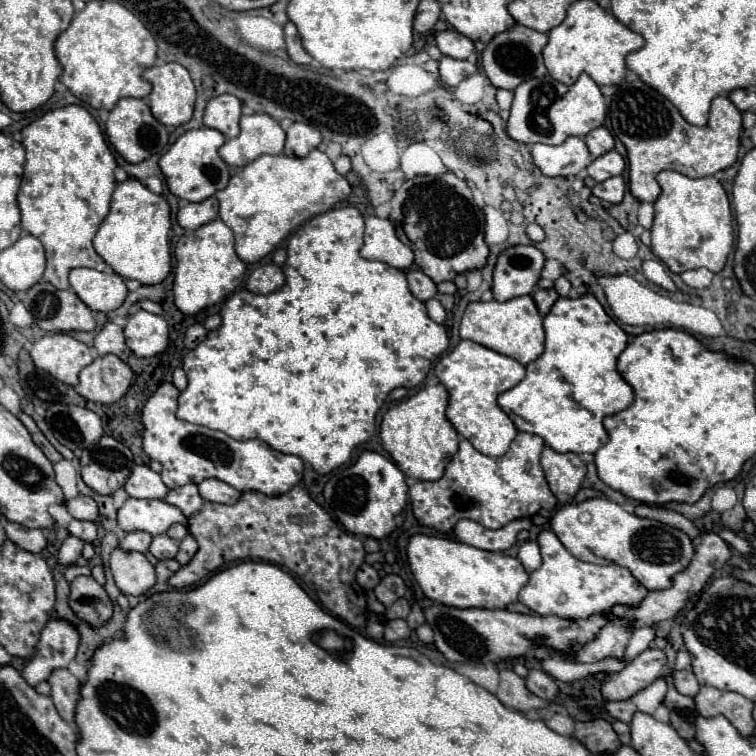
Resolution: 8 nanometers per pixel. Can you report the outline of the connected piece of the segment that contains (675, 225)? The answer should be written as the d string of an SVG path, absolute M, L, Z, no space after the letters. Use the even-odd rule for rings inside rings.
M674 170L656 176L662 194L654 202L656 218L652 224L652 252L676 274L694 268L720 272L734 249L734 228L730 200L714 176L688 178Z

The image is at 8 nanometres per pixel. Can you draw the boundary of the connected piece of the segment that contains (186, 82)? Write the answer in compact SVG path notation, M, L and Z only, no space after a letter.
M168 62L152 66L142 74L142 78L152 82L148 104L158 122L166 126L180 126L192 118L196 88L190 72L182 64Z

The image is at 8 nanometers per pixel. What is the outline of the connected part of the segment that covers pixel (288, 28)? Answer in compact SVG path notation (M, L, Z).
M288 22L284 26L284 34L286 34L286 50L288 50L290 58L296 64L310 64L312 62L312 56L304 50L302 40L300 40L300 34L298 34L298 28L292 22Z

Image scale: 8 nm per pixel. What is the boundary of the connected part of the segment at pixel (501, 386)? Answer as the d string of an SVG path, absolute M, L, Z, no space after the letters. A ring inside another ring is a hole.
M462 340L452 352L440 358L434 370L440 382L450 392L450 404L446 416L454 424L458 434L470 440L470 444L486 456L506 454L518 430L514 422L508 418L508 414L498 406L498 396L514 388L524 378L526 368L510 356L494 352L478 342Z

